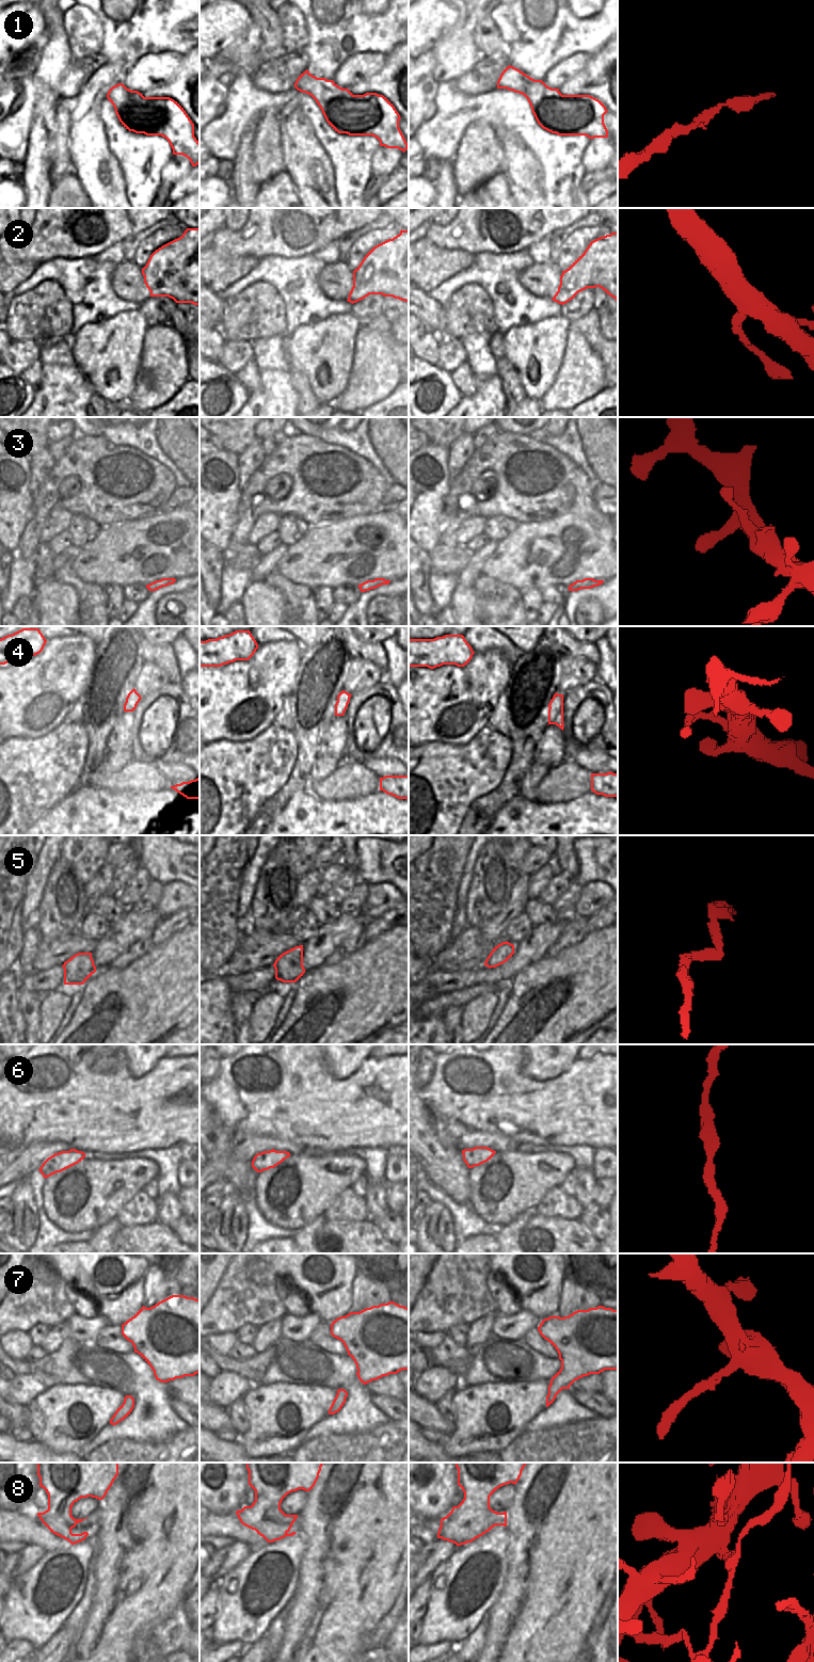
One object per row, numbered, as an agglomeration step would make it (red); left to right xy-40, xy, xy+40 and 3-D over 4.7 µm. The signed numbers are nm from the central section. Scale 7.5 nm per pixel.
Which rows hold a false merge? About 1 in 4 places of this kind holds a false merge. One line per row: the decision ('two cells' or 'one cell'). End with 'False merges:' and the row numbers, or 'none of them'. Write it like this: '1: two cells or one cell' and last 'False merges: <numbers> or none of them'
1: one cell
2: one cell
3: one cell
4: two cells
5: one cell
6: one cell
7: one cell
8: two cells
False merges: 4, 8

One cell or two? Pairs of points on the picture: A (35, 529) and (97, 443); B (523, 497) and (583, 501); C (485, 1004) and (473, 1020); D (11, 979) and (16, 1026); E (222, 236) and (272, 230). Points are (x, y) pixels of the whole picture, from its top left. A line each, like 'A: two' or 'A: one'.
A: one
B: one
C: one
D: one
E: one

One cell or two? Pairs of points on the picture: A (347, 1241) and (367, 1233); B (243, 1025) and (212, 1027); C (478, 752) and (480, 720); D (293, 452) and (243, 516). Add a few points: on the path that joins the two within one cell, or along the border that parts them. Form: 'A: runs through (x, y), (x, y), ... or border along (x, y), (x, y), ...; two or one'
A: runs through (352, 1241), (360, 1241), (362, 1239); one
B: border along (229, 1002), (235, 1033); two
C: border along (488, 725), (482, 728), (467, 742), (458, 746); two
D: runs through (276, 464), (246, 494), (246, 499); one

